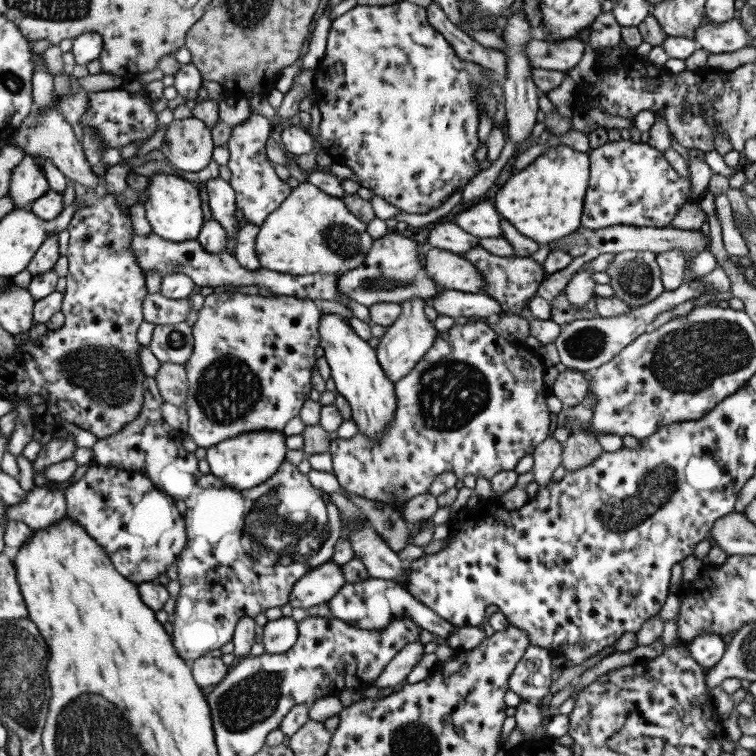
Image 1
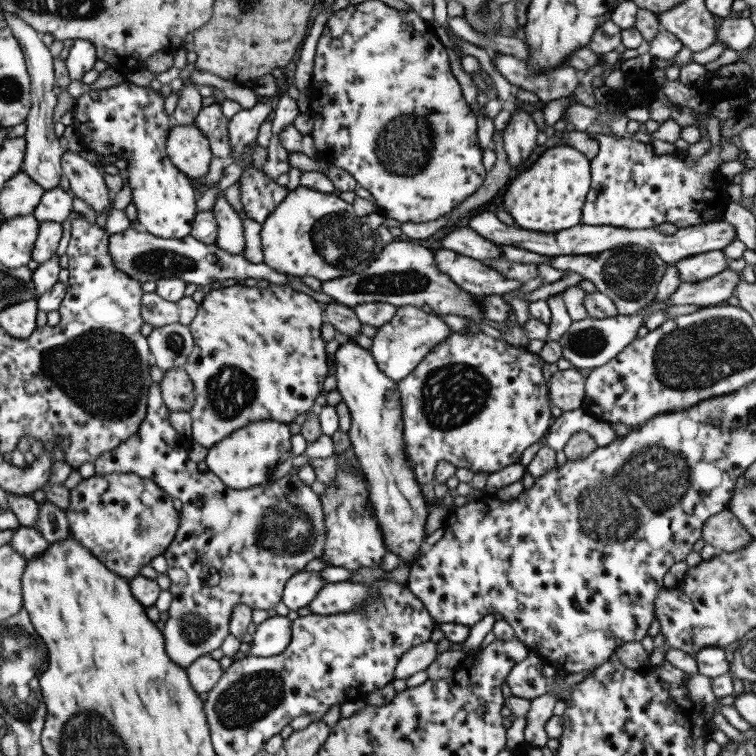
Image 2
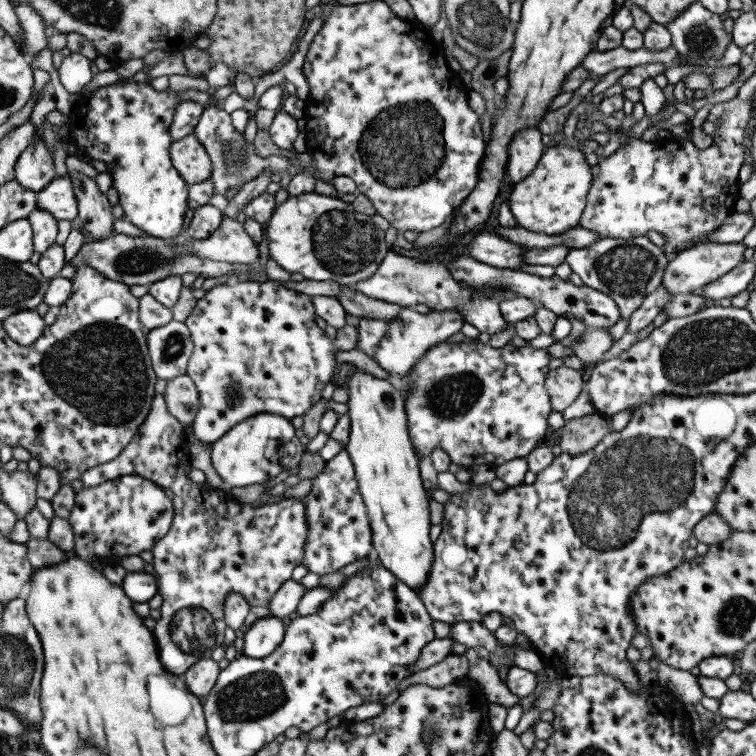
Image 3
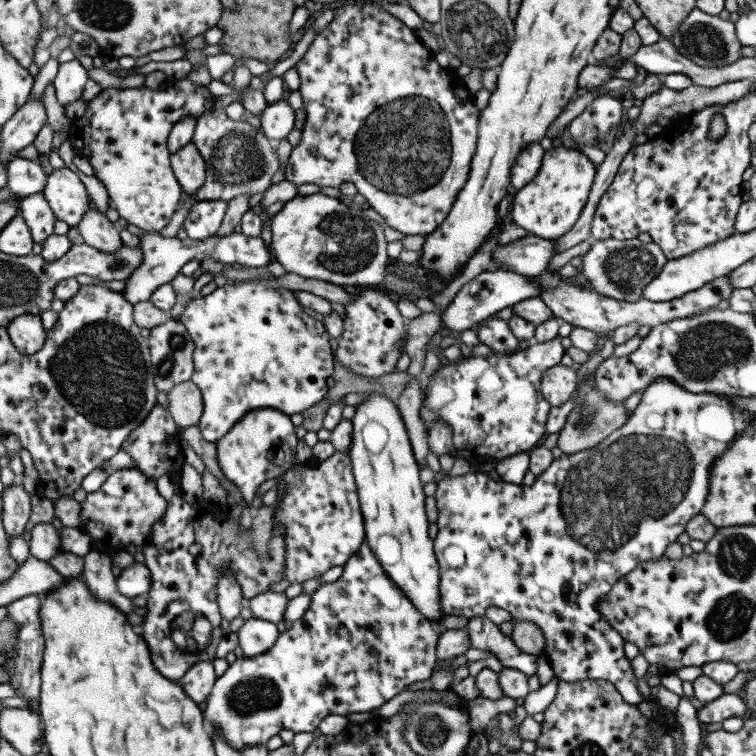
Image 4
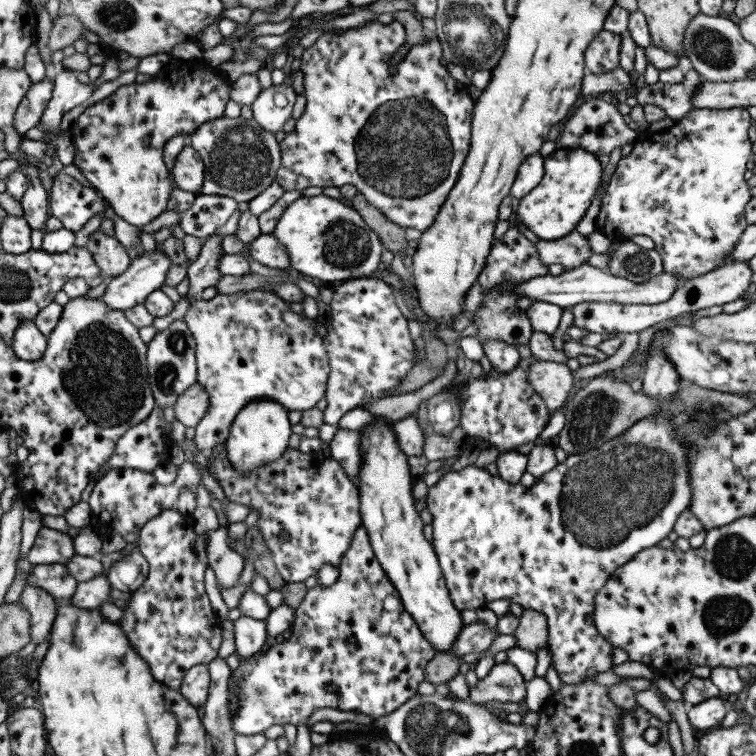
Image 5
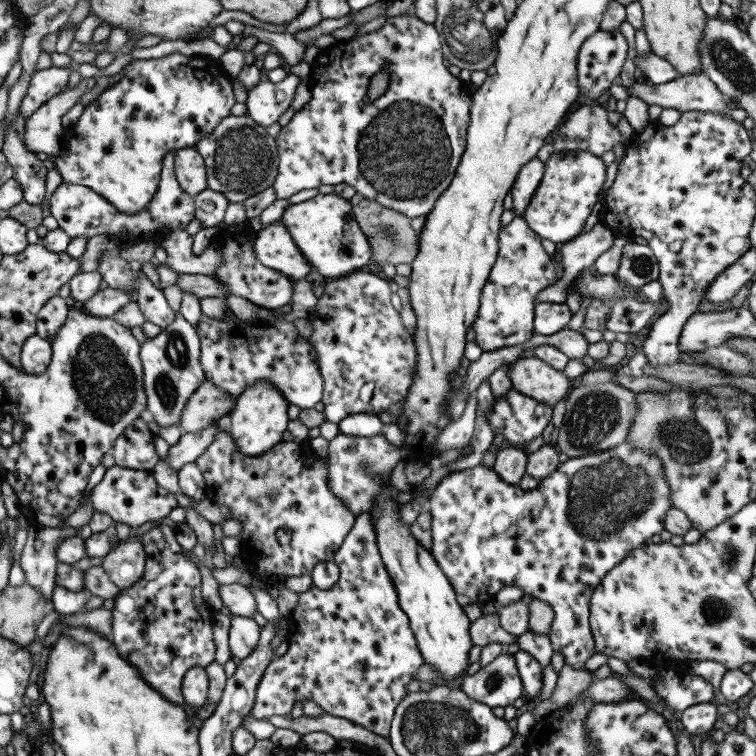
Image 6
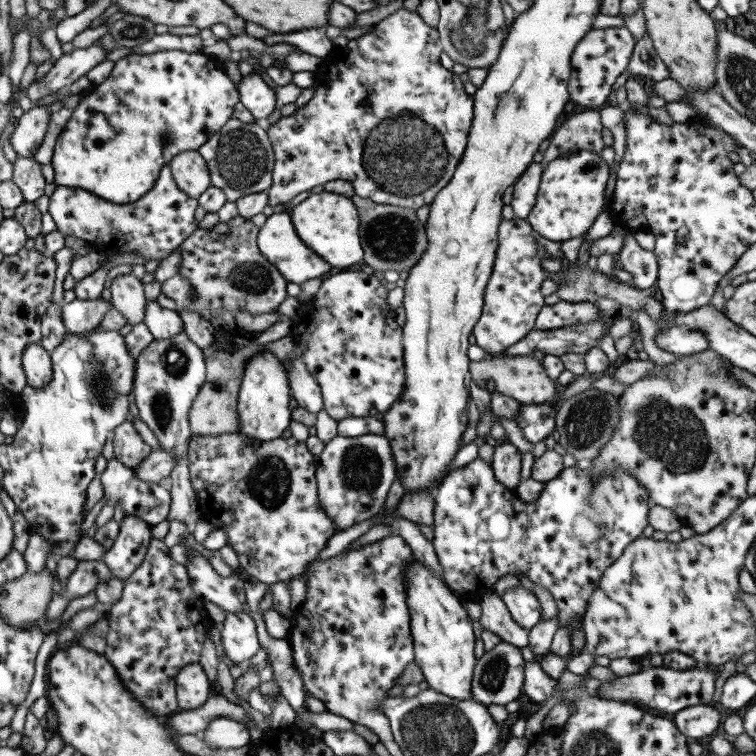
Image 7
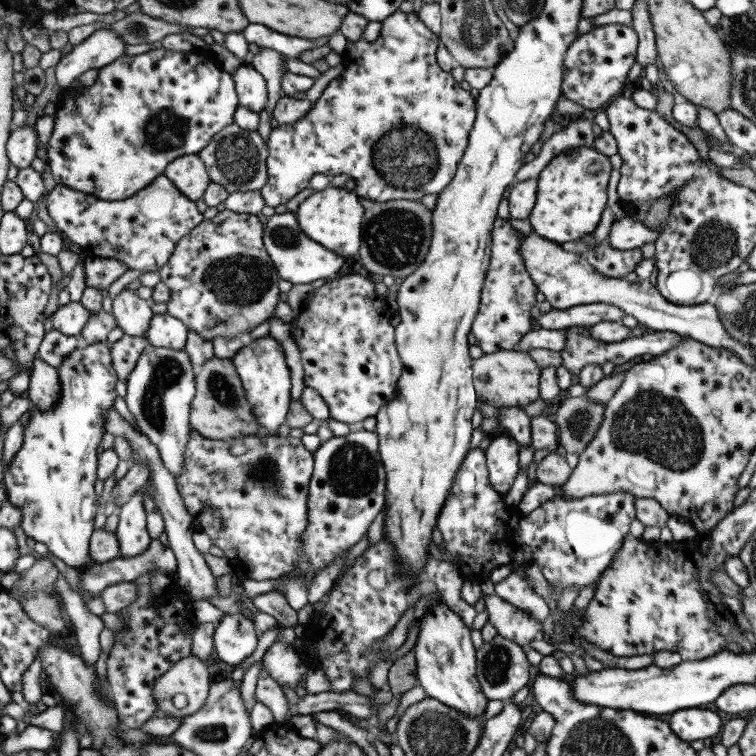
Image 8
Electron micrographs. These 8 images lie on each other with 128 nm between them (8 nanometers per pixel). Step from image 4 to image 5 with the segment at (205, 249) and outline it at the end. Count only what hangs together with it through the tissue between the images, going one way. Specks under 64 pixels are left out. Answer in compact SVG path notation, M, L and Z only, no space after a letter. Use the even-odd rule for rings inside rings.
M261 234L250 243L250 255L261 265L274 269L287 269L290 260L286 249L280 246L274 234ZM161 247L144 252L131 261L130 267L118 277L107 281L102 301L110 309L124 311L138 304L144 304L152 292L159 290L166 282L168 268L174 266Z

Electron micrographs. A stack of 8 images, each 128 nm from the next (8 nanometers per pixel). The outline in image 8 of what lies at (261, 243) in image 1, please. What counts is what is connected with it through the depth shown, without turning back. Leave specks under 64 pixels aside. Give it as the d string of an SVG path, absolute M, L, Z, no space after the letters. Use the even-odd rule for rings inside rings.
M328 186L323 191L315 191L306 198L295 212L300 230L310 240L318 242L324 248L332 250L347 263L359 253L361 246L361 220L364 216L364 207L354 190Z

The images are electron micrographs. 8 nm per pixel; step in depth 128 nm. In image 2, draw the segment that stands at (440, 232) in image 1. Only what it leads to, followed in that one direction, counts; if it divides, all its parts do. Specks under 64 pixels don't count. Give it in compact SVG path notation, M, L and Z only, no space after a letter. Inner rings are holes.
M469 227L456 228L456 230L450 232L442 239L440 245L444 249L453 250L456 254L464 257L468 256L482 262L502 258L498 245L486 240L486 238L482 238Z

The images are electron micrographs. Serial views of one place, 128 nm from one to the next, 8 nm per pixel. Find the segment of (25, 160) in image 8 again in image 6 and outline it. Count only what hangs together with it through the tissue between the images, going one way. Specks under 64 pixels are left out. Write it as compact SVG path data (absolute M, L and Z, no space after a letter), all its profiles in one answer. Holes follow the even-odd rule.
M94 77L84 78L74 88L65 87L37 108L25 119L24 132L21 134L25 147L35 154L45 152L51 157L59 155L67 140L62 116L78 103L80 96L92 90L95 84Z

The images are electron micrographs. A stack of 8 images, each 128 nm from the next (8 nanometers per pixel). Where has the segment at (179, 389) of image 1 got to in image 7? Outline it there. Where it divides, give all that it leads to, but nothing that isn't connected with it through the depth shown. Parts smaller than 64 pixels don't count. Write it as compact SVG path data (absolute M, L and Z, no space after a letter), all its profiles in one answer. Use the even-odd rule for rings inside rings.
M246 346L233 353L215 350L207 353L205 357L205 380L189 410L190 428L194 435L218 436L239 432L240 423L237 405L239 389L245 370L245 362L254 354L254 351L254 347Z

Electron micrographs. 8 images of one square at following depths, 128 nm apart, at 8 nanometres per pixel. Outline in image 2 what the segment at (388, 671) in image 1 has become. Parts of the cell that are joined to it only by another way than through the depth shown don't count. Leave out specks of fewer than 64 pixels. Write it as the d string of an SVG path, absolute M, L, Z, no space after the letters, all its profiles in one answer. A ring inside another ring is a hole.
M431 640L411 648L400 657L395 668L395 680L407 679L416 672L426 670L438 655L437 642Z

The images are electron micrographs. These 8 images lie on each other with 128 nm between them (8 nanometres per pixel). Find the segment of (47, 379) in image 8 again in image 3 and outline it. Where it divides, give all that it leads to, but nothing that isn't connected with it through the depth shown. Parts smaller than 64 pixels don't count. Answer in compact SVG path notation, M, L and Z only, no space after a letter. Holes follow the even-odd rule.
M22 310L3 320L6 334L20 346L34 344L46 328L43 317L37 311Z

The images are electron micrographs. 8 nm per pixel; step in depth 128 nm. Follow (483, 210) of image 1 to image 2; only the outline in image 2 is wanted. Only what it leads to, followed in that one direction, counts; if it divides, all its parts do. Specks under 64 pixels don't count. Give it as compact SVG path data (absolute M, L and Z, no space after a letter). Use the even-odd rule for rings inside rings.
M482 209L472 213L468 227L472 231L476 231L476 234L482 238L486 238L498 246L508 245L531 250L531 252L548 258L567 255L594 255L618 248L618 246L638 244L638 246L644 246L644 248L650 248L652 252L656 252L665 264L674 264L682 258L688 258L688 256L696 256L696 254L704 254L704 252L712 252L712 250L723 250L733 241L736 241L734 226L723 219L713 223L680 228L672 236L661 234L656 227L630 230L614 226L589 226L582 222L580 225L568 228L568 230L560 230L554 234L542 234L541 232L506 226L498 219L496 211L483 211Z

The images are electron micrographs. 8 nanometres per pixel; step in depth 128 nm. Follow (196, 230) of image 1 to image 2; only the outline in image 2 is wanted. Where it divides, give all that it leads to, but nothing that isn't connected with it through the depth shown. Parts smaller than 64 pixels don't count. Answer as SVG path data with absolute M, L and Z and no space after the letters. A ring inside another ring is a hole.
M128 80L110 88L87 91L77 99L72 126L80 134L87 149L104 156L113 154L128 161L124 180L132 189L131 202L136 206L137 221L142 230L164 239L184 239L192 231L196 216L196 192L191 180L172 164L166 152L167 136L173 127L172 117L164 111L164 97L150 85L142 87Z

